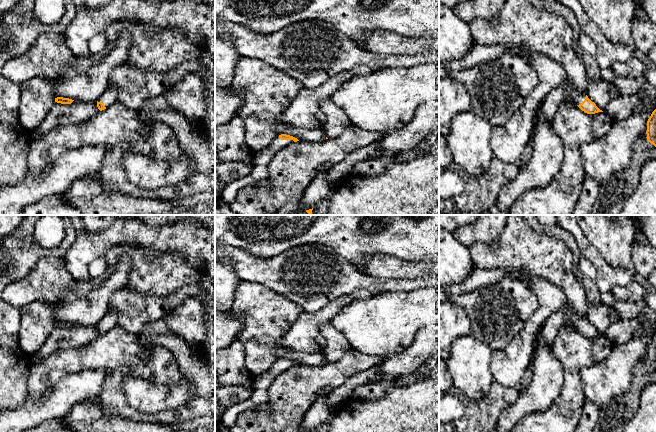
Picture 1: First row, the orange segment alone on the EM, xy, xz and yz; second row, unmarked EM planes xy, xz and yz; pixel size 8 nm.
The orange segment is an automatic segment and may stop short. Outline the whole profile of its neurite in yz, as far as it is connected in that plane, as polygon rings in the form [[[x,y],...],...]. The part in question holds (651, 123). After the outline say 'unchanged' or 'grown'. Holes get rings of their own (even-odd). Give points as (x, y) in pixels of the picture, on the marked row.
[[[656,109],[647,121],[647,140],[656,147]]]; unchanged

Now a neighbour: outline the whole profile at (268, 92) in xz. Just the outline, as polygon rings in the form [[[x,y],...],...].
[[[240,58],[231,88],[244,92],[244,102],[237,115],[245,125],[245,142],[253,151],[268,147],[281,134],[306,142],[326,139],[323,129],[300,128],[278,122],[279,115],[303,87],[295,78],[258,58]]]

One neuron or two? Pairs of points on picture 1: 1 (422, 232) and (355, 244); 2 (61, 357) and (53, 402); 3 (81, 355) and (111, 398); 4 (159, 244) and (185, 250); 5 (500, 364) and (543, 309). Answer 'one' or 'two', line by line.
1: one
2: two
3: one
4: one
5: one

